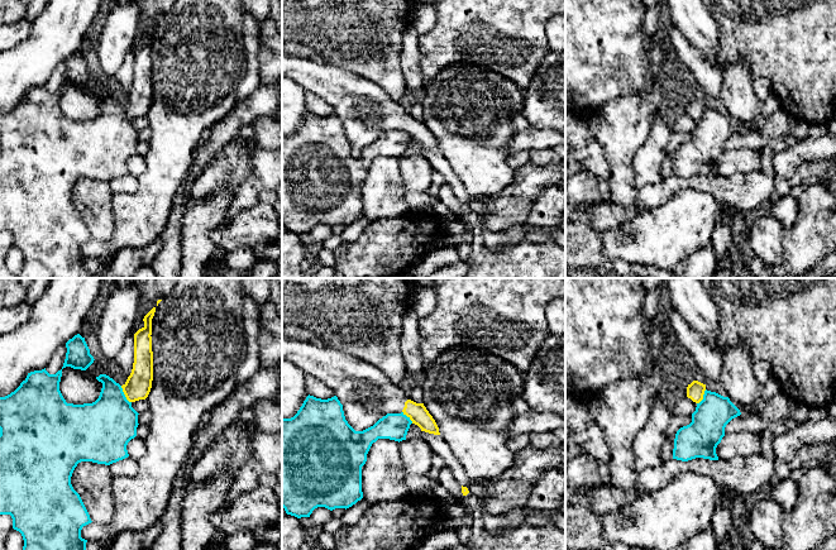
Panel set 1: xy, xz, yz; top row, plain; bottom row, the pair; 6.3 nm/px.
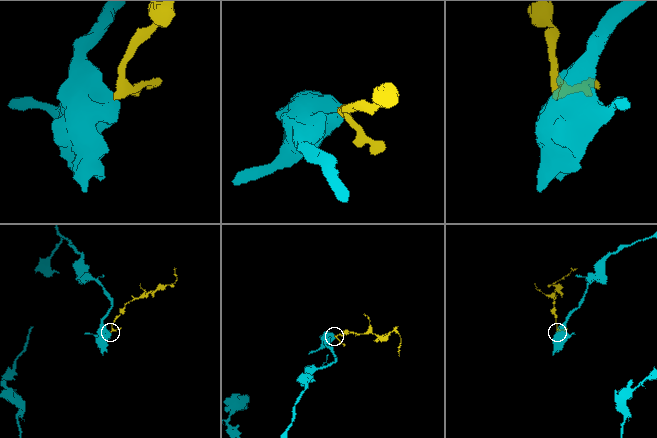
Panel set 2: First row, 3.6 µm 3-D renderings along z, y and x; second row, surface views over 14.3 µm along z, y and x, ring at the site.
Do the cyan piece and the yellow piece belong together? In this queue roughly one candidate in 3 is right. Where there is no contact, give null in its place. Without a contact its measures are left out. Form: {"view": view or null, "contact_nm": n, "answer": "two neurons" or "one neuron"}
{"view": "xy", "contact_nm": 130, "answer": "two neurons"}

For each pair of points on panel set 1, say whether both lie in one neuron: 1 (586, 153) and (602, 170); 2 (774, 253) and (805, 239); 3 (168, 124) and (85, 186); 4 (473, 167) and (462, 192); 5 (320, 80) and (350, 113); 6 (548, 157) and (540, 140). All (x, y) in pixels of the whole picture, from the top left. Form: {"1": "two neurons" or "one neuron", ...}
{"1": "one neuron", "2": "two neurons", "3": "two neurons", "4": "two neurons", "5": "one neuron", "6": "two neurons"}

